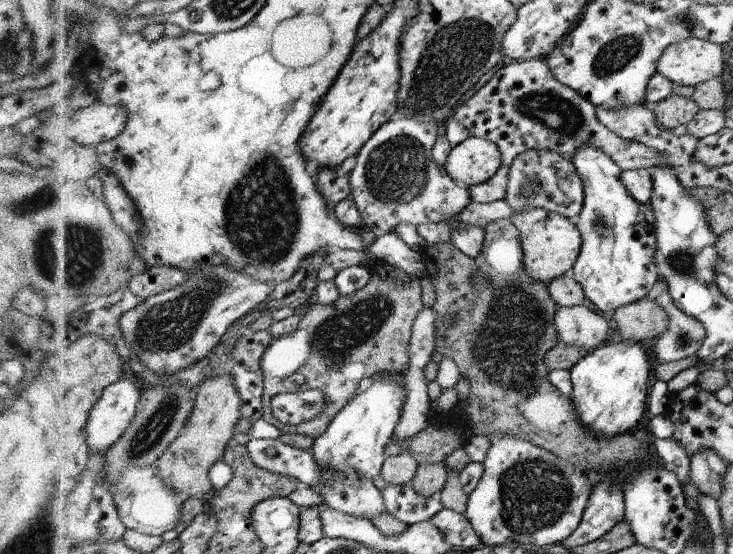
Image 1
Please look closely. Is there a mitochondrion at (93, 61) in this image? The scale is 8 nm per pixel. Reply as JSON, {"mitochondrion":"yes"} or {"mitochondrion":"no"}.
{"mitochondrion":"no"}

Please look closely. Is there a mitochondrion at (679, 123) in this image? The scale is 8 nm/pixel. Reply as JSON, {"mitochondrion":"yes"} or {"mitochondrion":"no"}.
{"mitochondrion":"no"}

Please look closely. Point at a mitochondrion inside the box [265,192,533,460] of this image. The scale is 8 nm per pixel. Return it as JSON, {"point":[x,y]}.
{"point":[339,337]}

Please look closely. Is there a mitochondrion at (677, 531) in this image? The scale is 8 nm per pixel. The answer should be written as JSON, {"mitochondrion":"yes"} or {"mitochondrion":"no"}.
{"mitochondrion":"no"}

